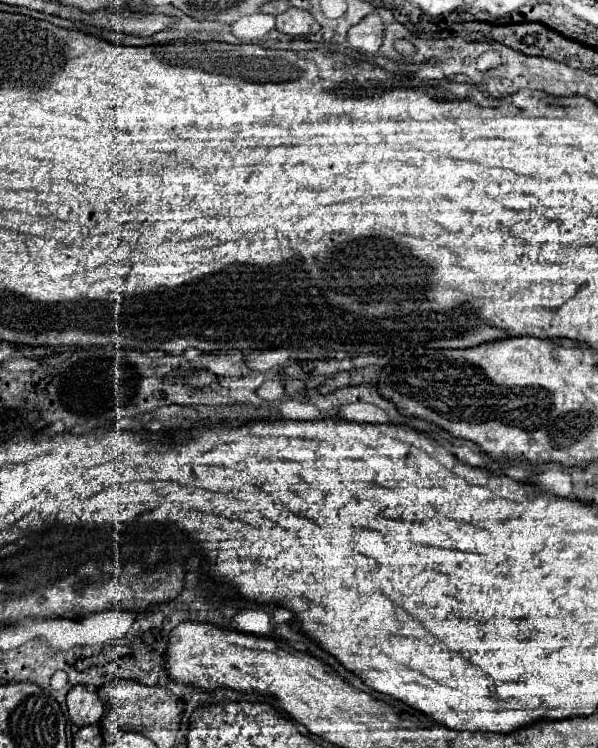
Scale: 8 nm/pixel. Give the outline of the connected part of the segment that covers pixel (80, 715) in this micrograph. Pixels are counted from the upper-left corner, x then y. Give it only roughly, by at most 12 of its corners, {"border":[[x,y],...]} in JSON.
{"border":[[87,686],[67,694],[75,726],[97,724],[103,714],[99,696]]}

